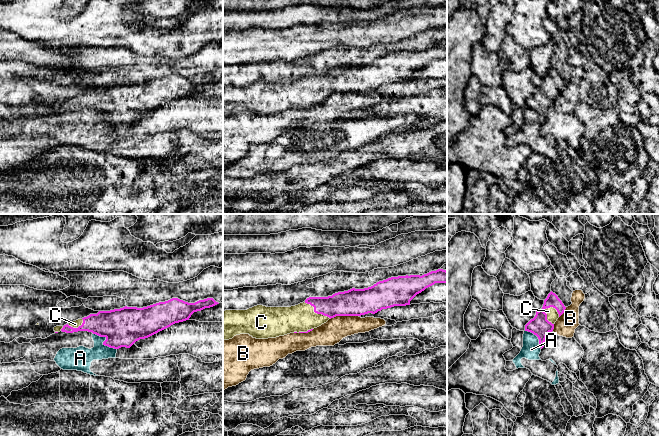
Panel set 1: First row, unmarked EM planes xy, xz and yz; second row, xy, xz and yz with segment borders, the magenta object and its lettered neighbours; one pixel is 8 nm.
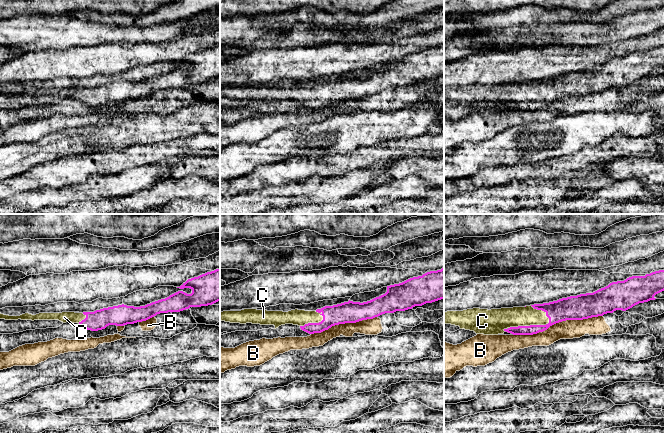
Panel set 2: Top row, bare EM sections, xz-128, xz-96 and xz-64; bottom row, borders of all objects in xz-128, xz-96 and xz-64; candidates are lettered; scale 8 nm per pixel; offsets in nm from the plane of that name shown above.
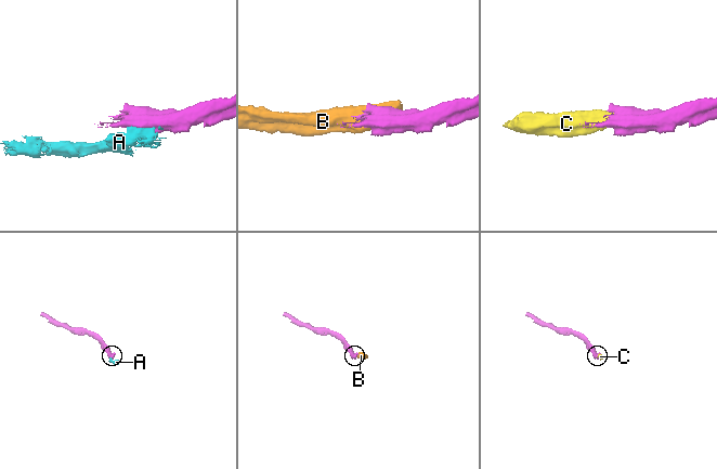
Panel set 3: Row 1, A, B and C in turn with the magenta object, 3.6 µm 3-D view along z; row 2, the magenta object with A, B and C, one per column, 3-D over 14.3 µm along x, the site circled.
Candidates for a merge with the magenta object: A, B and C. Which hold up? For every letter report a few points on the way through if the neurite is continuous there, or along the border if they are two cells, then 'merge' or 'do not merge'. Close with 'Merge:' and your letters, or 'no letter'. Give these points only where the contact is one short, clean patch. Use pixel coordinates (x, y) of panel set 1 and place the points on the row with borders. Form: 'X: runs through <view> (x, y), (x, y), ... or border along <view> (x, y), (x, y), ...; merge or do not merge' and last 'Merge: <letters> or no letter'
A: border along xy (93, 333), (103, 336), (105, 338), (103, 343), (116, 349); do not merge
B: do not merge
C: merge
Merge: C

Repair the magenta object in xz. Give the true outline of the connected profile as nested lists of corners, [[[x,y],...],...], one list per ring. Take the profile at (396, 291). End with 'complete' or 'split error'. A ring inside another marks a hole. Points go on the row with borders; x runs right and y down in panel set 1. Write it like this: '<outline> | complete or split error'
[[[438,269],[422,276],[406,275],[379,281],[364,289],[352,288],[328,297],[309,297],[303,303],[291,307],[266,307],[257,305],[247,310],[223,311],[223,340],[236,335],[249,334],[256,339],[268,339],[290,333],[308,333],[336,316],[361,316],[375,314],[382,309],[410,305],[410,301],[435,283],[447,283],[447,271]]] | split error

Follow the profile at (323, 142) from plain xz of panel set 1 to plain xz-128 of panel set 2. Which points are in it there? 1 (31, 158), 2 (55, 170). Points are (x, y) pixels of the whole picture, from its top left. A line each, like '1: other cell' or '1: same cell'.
1: same cell
2: other cell

